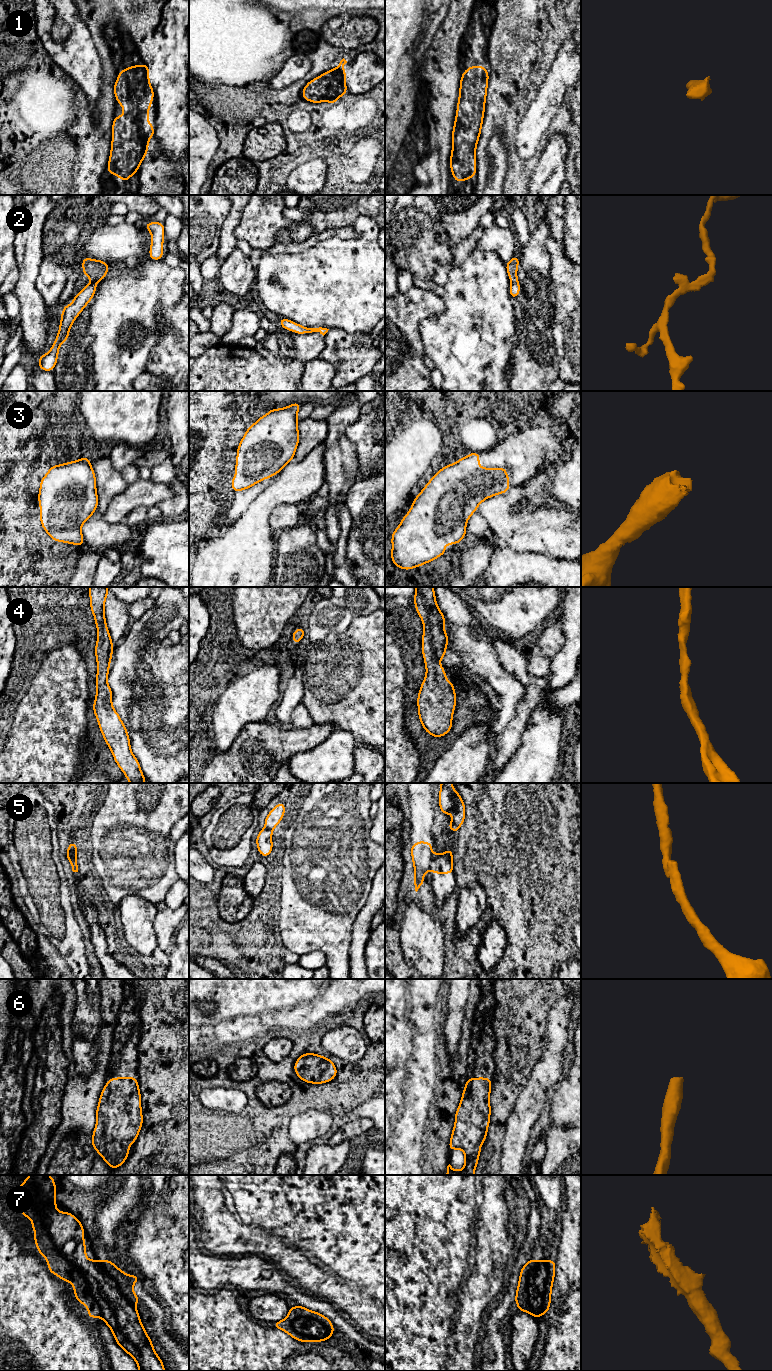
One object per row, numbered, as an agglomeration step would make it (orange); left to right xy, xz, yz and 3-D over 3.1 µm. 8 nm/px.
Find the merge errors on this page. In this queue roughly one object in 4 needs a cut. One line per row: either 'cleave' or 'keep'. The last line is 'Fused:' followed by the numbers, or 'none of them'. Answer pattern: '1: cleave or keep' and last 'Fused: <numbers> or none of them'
1: keep
2: keep
3: keep
4: keep
5: cleave
6: keep
7: keep
Fused: 5

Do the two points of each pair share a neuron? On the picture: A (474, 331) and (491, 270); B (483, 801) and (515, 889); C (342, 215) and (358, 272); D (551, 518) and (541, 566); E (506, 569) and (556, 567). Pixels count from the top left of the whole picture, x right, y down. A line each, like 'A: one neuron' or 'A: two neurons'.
A: one neuron
B: one neuron
C: two neurons
D: two neurons
E: one neuron

